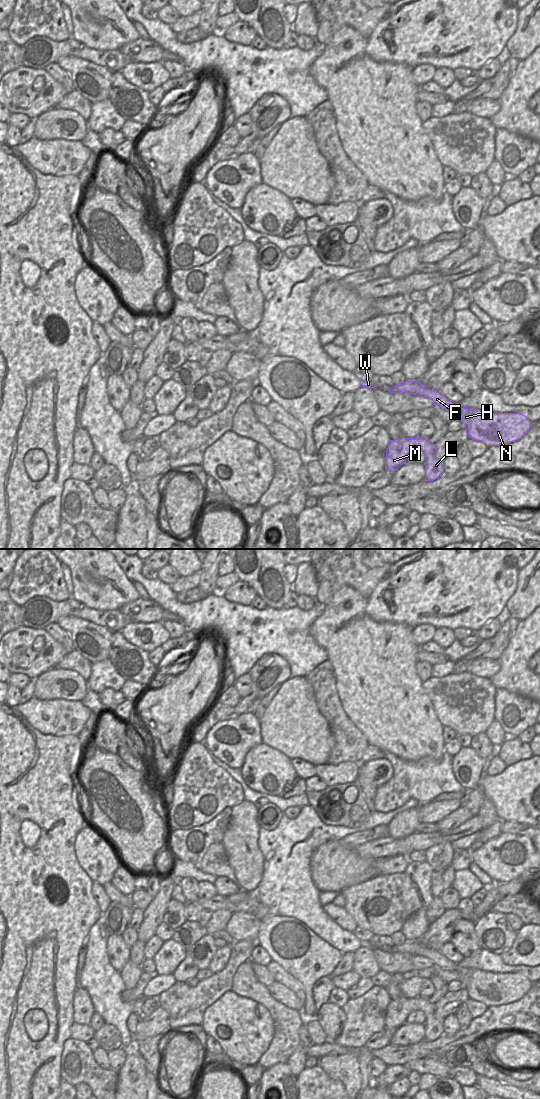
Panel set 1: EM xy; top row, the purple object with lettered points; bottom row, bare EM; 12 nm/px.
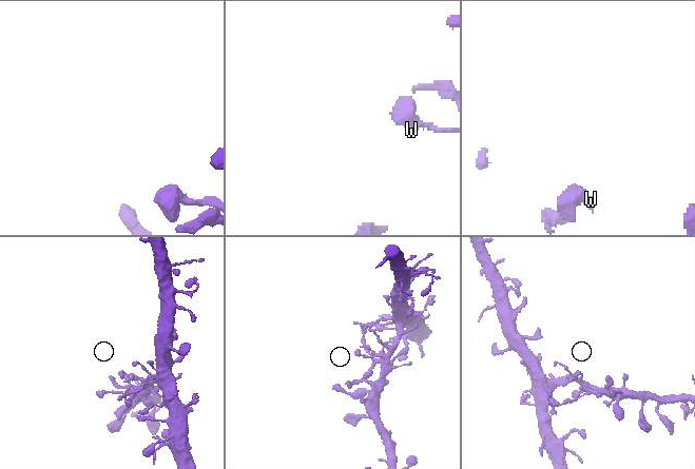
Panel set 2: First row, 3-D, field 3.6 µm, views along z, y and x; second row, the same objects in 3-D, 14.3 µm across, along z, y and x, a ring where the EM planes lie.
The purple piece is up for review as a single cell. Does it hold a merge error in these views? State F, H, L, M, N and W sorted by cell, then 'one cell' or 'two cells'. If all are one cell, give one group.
F H L M N W | one cell

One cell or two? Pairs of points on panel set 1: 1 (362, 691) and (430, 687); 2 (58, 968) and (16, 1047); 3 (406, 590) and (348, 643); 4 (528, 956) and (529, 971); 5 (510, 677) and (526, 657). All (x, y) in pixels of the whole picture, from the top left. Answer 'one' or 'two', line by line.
1: two
2: one
3: two
4: two
5: one

